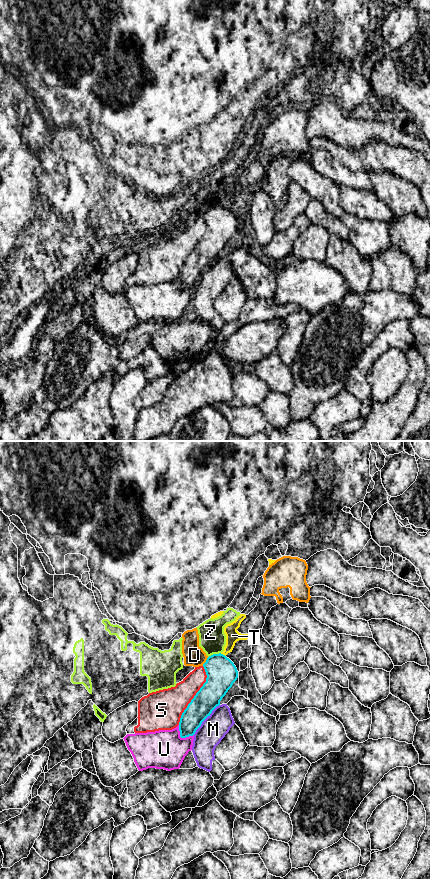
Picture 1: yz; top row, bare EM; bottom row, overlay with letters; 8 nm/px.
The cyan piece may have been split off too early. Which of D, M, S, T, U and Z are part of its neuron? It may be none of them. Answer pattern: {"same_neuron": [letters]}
{"same_neuron": []}

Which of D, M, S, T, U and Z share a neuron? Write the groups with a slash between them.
D / M / S / T Z / U

